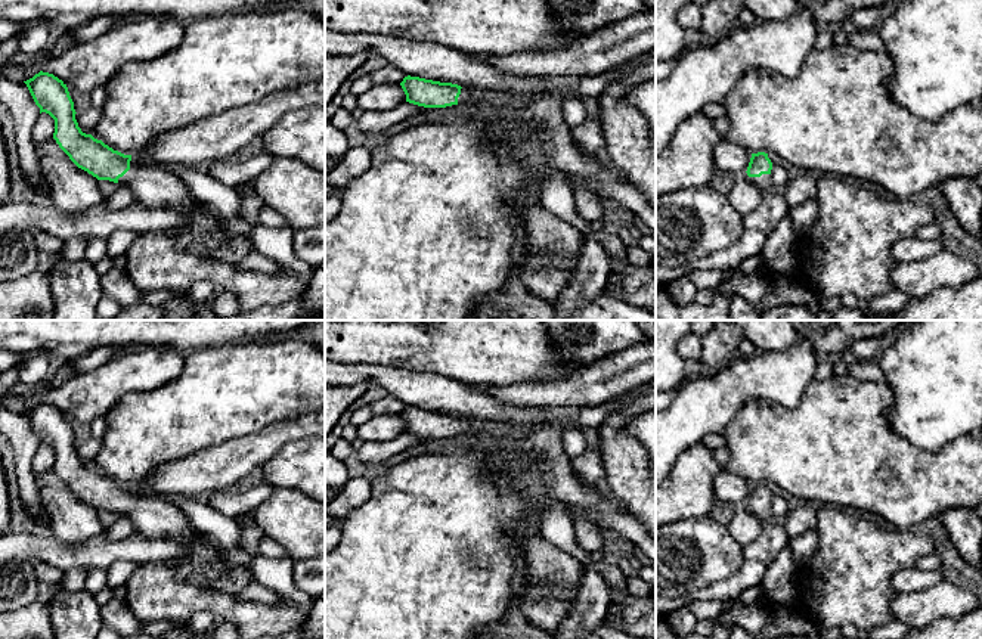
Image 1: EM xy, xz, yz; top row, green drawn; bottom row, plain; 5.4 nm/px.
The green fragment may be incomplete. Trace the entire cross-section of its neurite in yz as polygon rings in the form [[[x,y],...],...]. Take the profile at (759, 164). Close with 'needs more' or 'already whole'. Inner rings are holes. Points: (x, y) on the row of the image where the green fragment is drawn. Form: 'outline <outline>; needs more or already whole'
outline [[[758,152],[758,153],[752,153],[752,158],[750,158],[750,162],[749,162],[746,173],[750,179],[750,182],[760,192],[766,192],[766,190],[772,189],[771,170],[772,170],[772,162],[768,158],[768,153]]]; needs more

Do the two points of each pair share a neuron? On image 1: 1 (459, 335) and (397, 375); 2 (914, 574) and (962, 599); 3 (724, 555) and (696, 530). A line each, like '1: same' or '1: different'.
1: different
2: different
3: same

